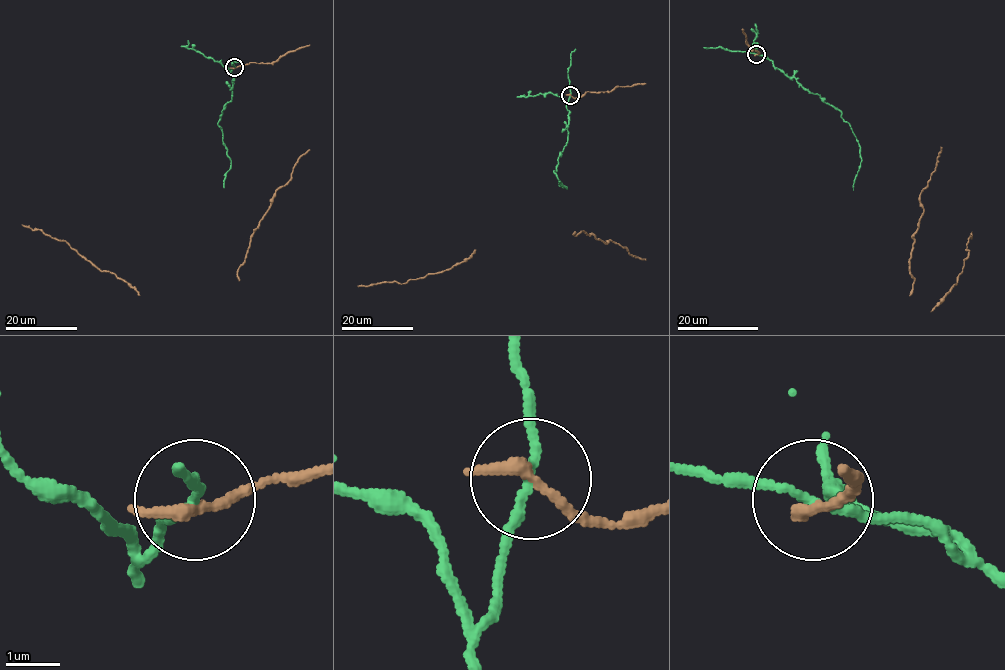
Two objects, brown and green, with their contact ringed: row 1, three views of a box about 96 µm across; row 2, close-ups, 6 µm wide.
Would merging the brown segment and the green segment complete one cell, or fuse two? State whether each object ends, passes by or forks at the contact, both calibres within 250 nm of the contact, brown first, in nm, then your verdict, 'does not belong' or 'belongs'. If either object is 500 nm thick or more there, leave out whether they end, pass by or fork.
brown ends; green passes by; calibres 280 and 140 nm; does not belong

